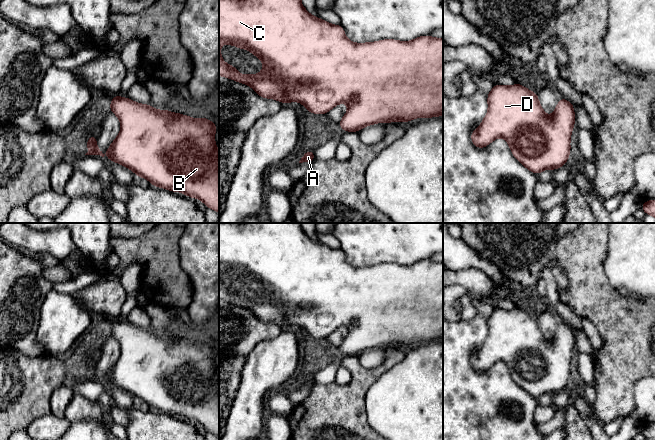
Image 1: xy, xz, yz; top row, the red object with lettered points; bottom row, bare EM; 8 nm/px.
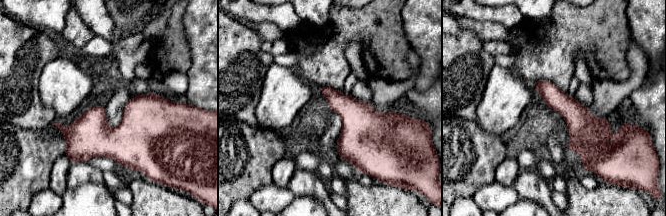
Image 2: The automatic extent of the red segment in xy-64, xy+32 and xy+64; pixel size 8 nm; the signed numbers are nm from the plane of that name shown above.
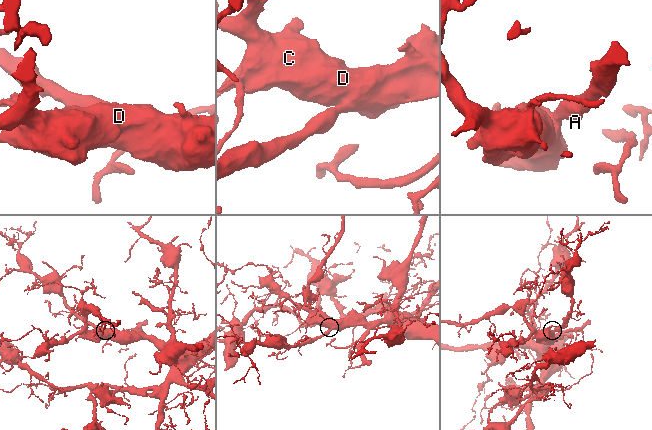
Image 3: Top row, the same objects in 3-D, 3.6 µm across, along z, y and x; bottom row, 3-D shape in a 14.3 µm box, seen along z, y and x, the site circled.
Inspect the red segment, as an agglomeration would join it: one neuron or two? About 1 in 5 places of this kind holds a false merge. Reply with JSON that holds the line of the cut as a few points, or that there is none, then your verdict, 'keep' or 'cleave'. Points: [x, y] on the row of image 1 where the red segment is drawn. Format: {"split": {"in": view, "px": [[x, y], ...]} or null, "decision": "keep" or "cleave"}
{"split": null, "decision": "keep"}

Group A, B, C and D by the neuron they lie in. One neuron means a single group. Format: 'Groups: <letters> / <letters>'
Groups: A B C D

